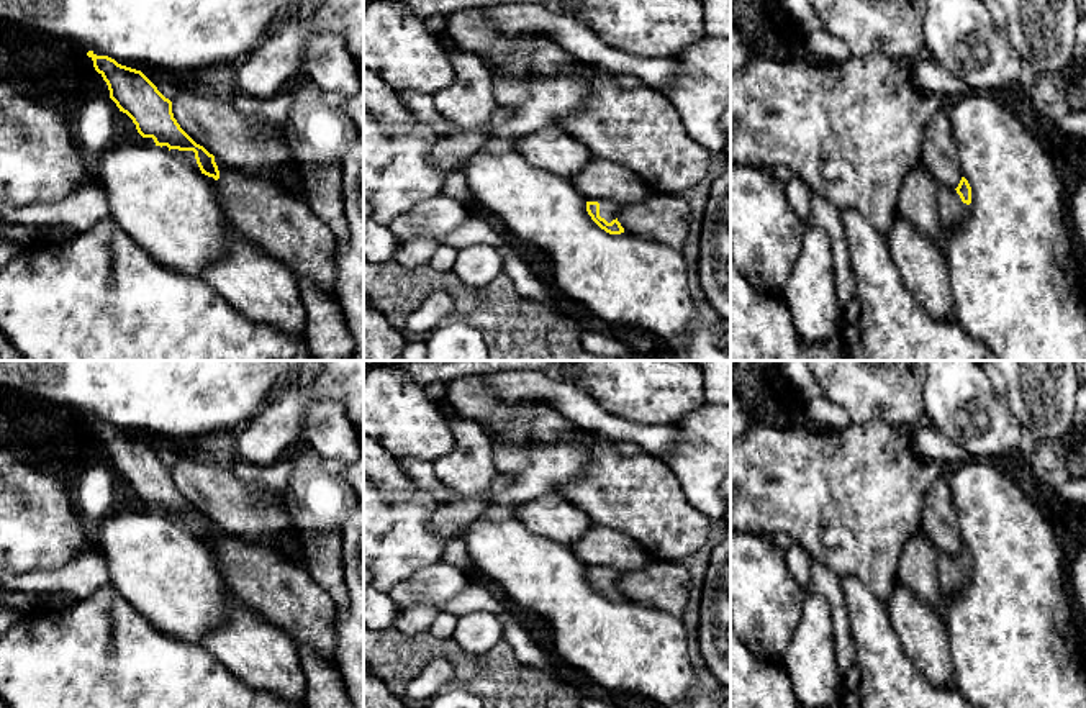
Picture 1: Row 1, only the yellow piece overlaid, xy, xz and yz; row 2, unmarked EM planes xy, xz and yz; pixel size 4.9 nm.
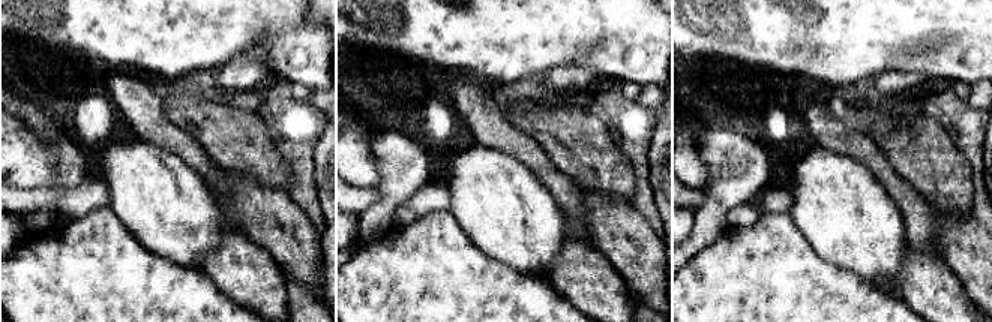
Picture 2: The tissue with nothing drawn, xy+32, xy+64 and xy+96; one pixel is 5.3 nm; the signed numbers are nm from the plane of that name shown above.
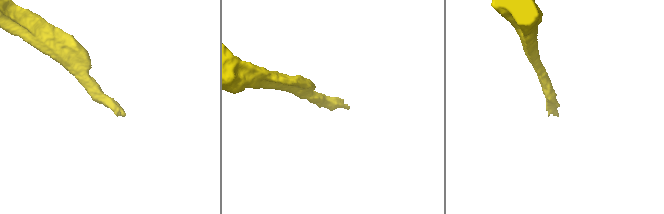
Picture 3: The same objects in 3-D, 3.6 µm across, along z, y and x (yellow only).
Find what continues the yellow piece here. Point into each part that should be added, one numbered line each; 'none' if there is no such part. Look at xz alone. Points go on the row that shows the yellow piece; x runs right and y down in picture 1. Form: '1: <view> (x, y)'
1: xz (608, 208)

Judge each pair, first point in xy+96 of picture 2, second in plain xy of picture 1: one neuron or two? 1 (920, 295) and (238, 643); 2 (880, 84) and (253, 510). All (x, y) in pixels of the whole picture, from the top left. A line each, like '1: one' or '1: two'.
1: one
2: two

